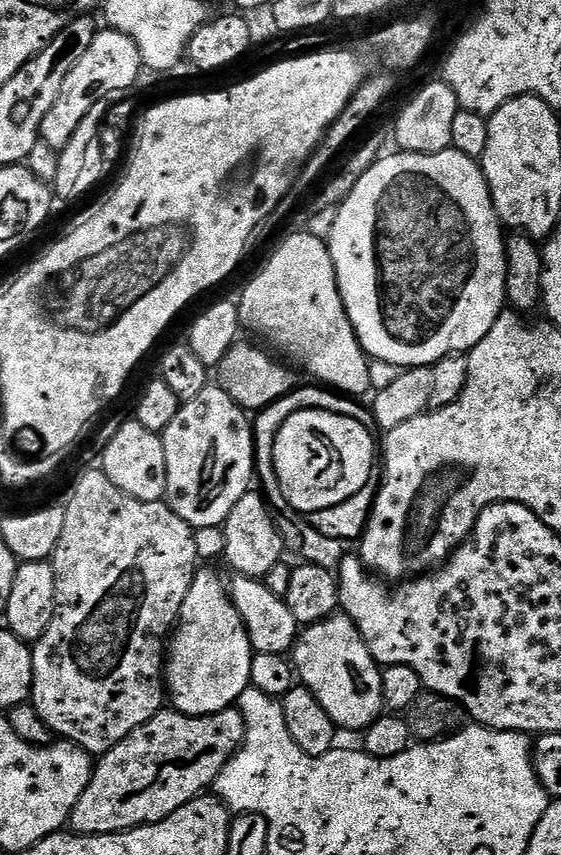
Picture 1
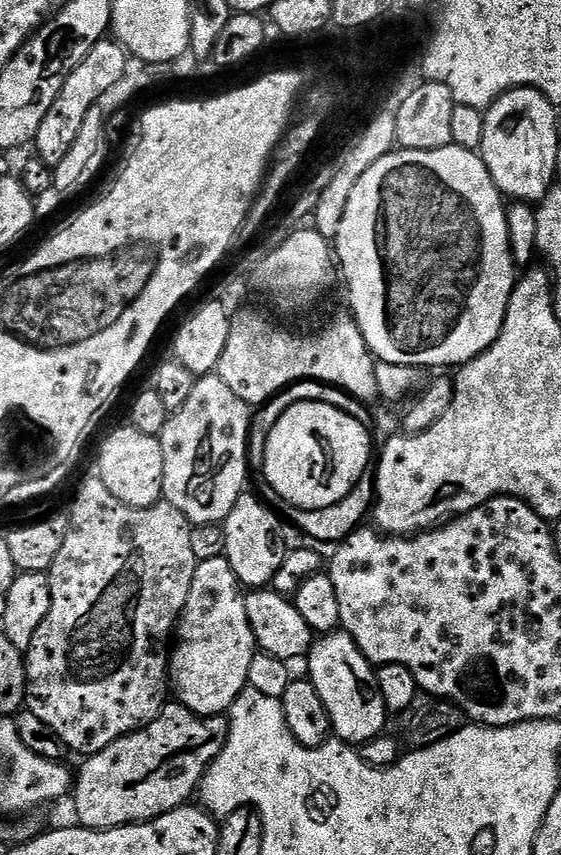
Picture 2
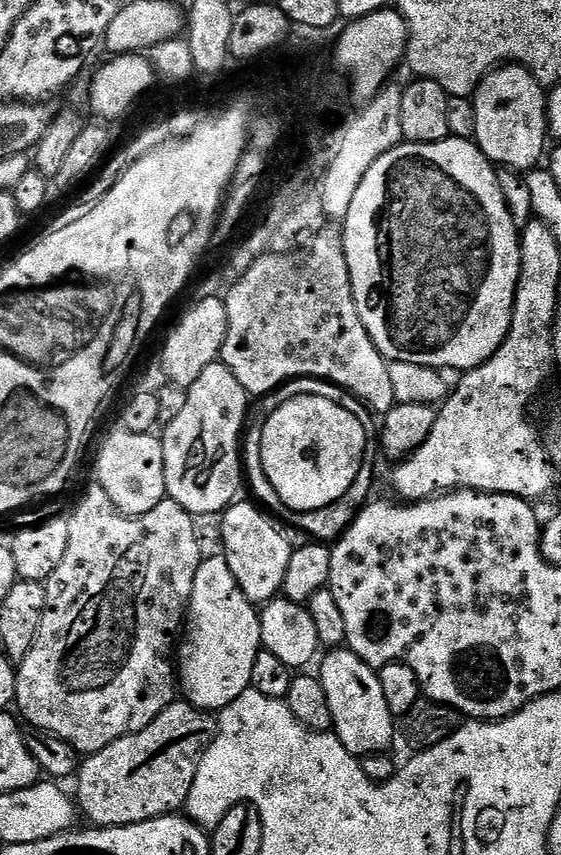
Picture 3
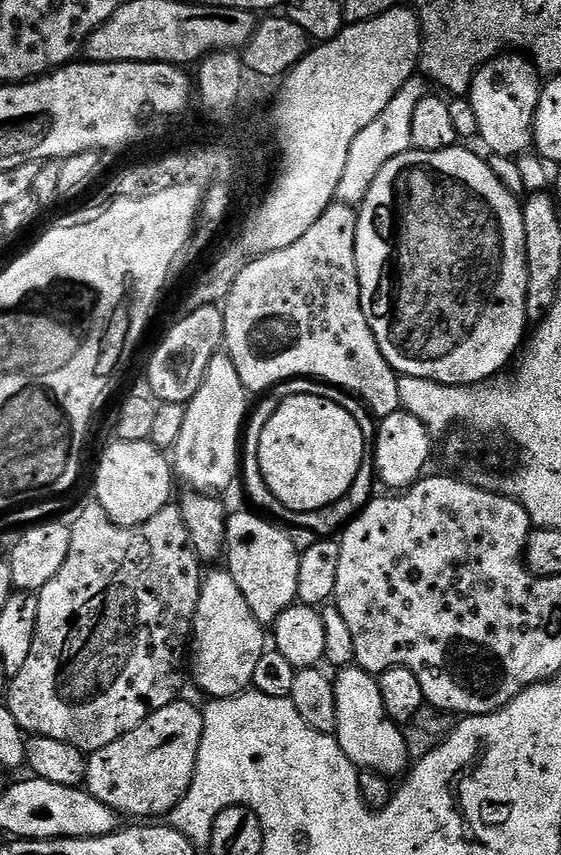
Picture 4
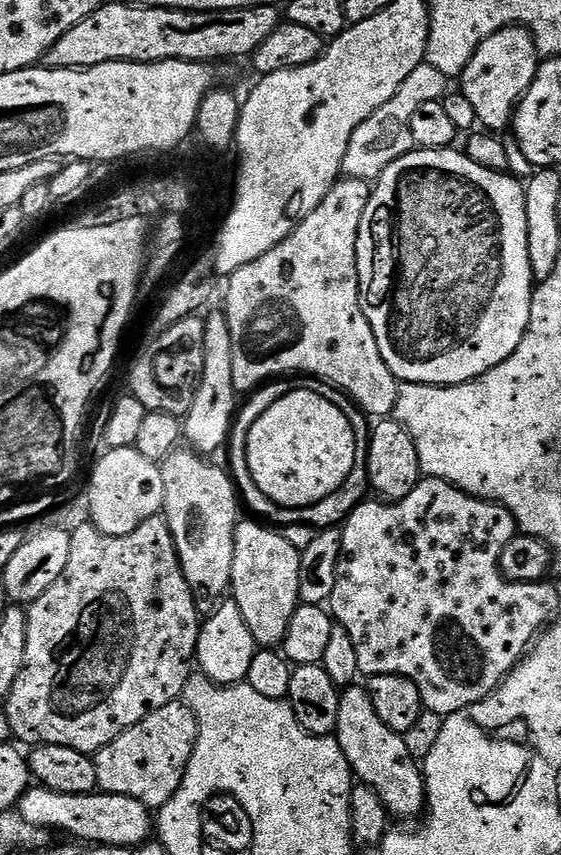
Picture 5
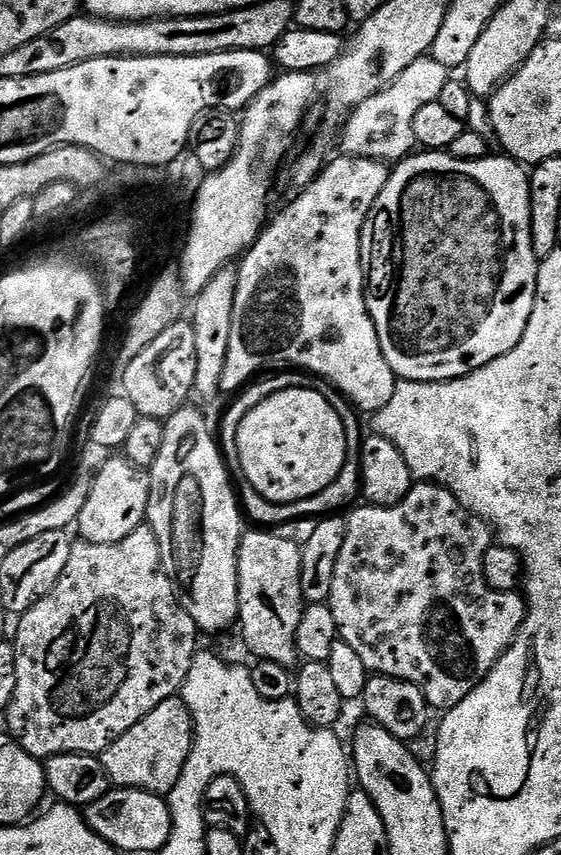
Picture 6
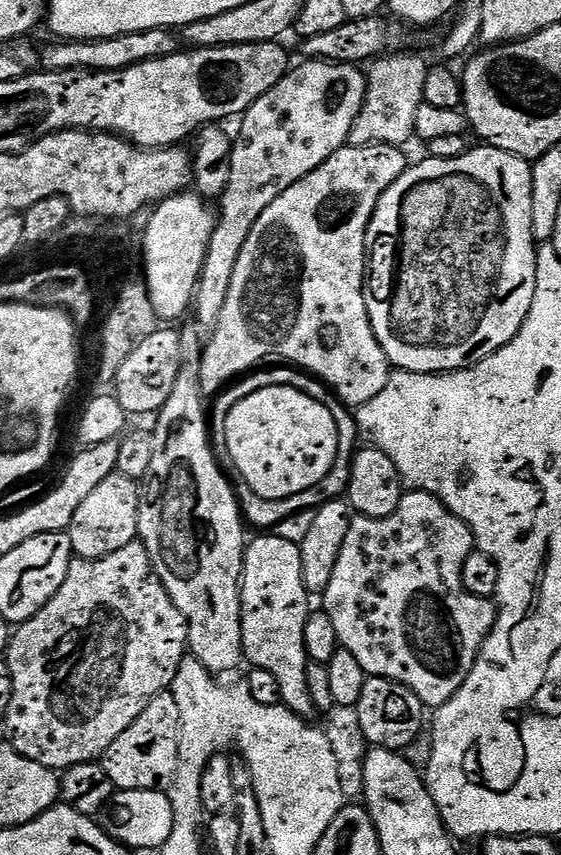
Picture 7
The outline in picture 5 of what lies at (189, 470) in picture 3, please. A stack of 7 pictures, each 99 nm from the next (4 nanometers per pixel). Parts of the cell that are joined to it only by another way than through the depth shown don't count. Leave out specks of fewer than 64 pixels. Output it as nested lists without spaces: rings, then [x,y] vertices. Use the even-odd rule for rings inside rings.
[[[223,311],[211,312],[207,313],[209,316],[204,320],[204,369],[200,375],[200,384],[196,387],[196,397],[182,424],[183,439],[201,454],[212,454],[208,452],[216,452],[220,447],[221,451],[225,447],[238,408],[238,393],[234,386],[234,342],[230,342],[228,317]]]

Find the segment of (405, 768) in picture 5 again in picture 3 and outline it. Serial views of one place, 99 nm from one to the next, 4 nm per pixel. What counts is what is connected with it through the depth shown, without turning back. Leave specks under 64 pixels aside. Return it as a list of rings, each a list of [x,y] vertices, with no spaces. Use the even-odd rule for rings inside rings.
[[[332,650],[327,654],[329,656],[323,657],[324,665],[318,669],[318,675],[330,702],[335,736],[357,758],[387,753],[396,736],[397,721],[390,706],[386,706],[386,694],[382,694],[377,669],[370,667],[351,650]]]

